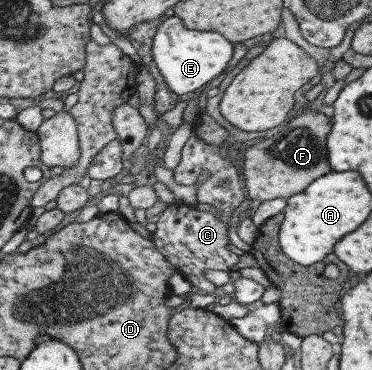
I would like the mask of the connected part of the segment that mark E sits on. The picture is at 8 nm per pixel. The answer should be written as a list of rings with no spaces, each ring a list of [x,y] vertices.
[[[178,16],[162,18],[162,22],[156,29],[151,50],[160,74],[164,76],[168,88],[176,99],[194,95],[205,84],[218,78],[220,74],[223,74],[224,68],[228,66],[234,54],[234,46],[222,34],[188,30],[184,28]]]

